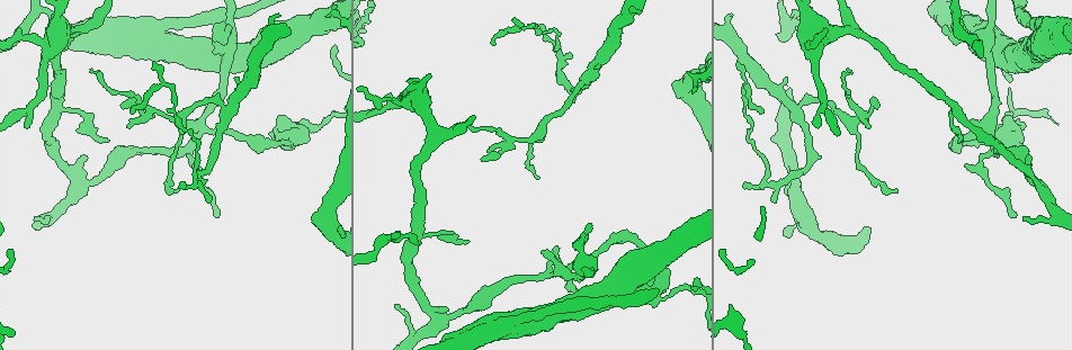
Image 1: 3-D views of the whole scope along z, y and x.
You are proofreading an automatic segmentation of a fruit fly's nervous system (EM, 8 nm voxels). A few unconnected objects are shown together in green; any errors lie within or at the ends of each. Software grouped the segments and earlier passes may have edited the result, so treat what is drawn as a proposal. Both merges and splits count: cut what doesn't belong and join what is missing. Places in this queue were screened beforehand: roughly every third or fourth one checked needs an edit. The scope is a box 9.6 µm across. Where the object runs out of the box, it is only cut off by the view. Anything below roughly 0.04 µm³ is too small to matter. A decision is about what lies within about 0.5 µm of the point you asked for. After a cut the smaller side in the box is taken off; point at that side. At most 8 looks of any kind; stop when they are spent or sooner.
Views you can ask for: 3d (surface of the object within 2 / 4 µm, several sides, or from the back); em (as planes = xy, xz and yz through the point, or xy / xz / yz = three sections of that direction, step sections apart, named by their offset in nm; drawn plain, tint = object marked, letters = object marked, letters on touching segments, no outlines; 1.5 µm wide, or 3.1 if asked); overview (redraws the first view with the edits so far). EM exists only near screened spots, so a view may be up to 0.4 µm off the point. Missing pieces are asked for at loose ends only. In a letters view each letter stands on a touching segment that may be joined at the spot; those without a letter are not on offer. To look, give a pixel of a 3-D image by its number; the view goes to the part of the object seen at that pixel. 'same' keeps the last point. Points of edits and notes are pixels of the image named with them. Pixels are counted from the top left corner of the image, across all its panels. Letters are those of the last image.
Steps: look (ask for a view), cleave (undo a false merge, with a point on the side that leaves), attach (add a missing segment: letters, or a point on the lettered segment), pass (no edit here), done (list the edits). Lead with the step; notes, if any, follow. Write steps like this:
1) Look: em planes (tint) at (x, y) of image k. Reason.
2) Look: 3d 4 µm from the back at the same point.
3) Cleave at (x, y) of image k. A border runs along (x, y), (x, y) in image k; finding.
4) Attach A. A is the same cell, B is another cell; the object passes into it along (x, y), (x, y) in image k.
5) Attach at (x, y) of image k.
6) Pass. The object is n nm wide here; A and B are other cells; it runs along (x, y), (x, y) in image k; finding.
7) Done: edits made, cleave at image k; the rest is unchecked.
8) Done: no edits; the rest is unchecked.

Look: em xz step 8 (tint) at (444, 316) of image 1. Sudden change in width.

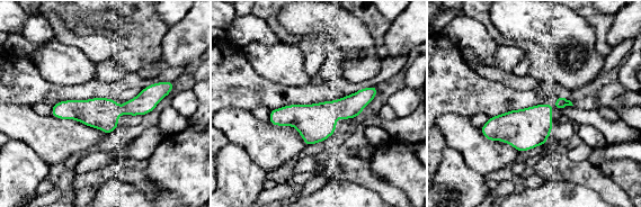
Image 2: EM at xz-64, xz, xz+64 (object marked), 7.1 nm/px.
Look: em planes (letters) at the same point.

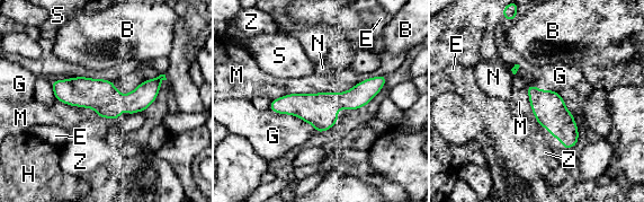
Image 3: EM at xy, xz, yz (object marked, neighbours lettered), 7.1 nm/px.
Pass. The object is 240 nm wide here; B, E, G, H, M, N, S and Z are other cells; a border runs along (356, 84), (271, 100) in image 3; all the same neuron.

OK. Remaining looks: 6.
Look: 3d 2 µm at (180, 187) of image 1. Tapers out.

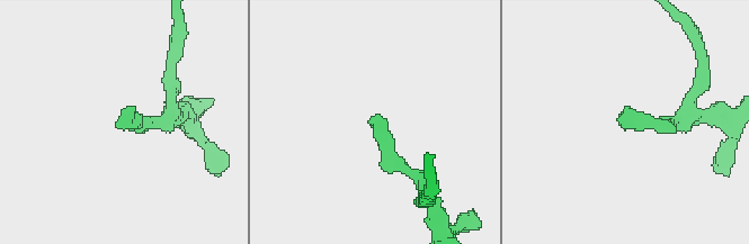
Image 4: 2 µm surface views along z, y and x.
Look: em planes (plain) at (374, 116) of image 4.

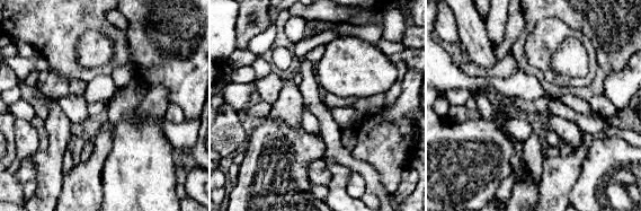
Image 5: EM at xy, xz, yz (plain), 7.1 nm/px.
Look: em planes (letters) at the same point.

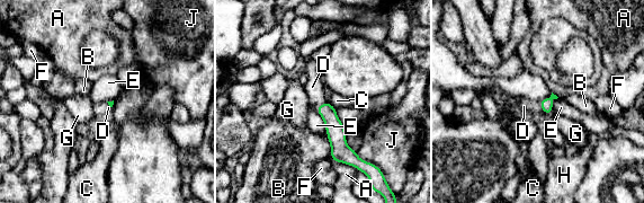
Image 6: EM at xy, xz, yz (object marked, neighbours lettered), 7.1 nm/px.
Attach D. The longest contact is with A, 240 nm; D is the same cell, A, B, C, E, F, G, H and J are other cells; the object passes into it along (336, 131), (322, 104), (314, 87) in image 6; the neuron continues.

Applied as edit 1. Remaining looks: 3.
Done: edits made, attach at image 6; the rest is unchecked.

